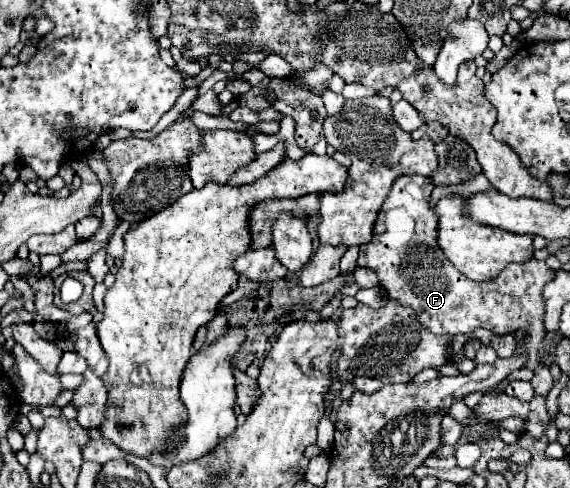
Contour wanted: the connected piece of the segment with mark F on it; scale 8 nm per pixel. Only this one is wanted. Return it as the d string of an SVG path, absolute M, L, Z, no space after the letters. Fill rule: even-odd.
M400 176L392 184L374 222L372 242L362 244L360 248L358 266L374 270L386 296L412 308L418 322L422 322L422 328L436 336L472 334L476 328L486 328L492 334L502 336L512 334L518 328L528 328L528 338L524 342L528 350L526 366L536 372L532 378L534 392L546 398L554 386L554 378L550 370L540 364L540 348L546 334L542 324L542 288L554 280L554 270L550 270L546 262L532 258L526 264L510 264L494 282L472 282L462 276L462 272L448 264L450 260L446 260L438 248L438 214L430 206L432 188L432 182L424 176ZM414 188L418 188L422 196L414 196Z

